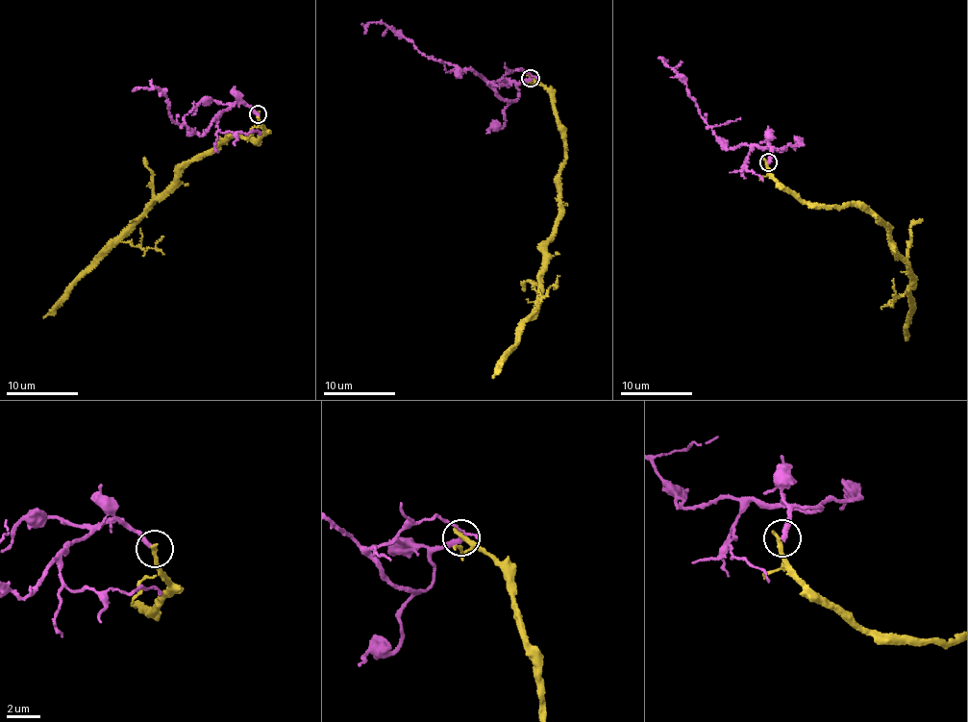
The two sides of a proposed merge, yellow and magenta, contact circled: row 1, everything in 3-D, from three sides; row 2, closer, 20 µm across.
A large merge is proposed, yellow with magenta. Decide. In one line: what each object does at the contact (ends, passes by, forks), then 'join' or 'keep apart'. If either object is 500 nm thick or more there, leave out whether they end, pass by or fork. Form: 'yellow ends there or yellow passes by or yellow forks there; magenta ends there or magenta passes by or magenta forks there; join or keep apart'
yellow ends there; magenta ends there; keep apart

